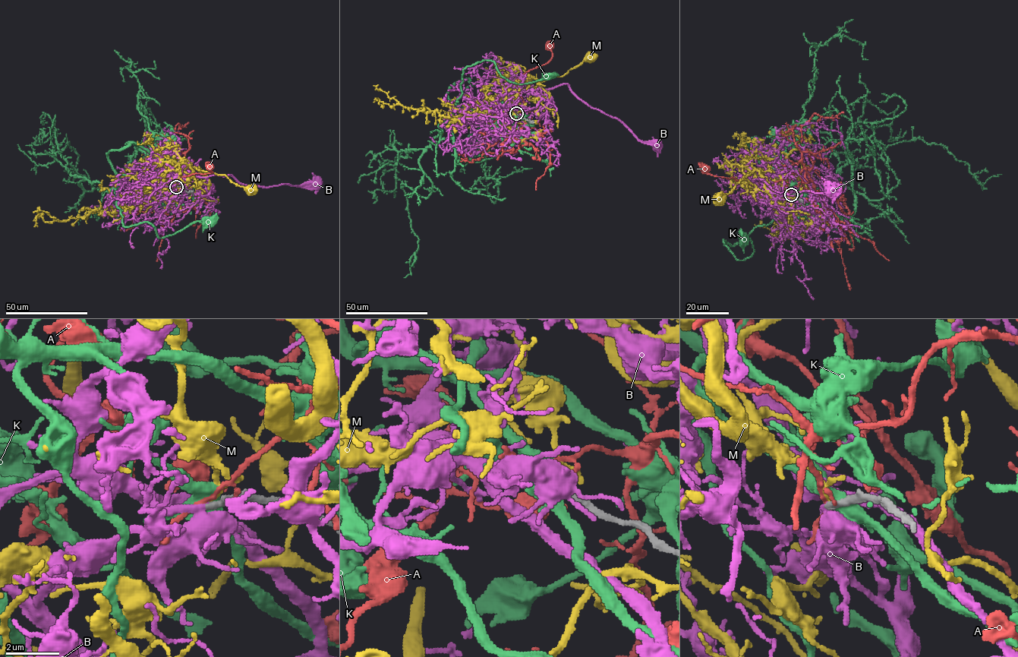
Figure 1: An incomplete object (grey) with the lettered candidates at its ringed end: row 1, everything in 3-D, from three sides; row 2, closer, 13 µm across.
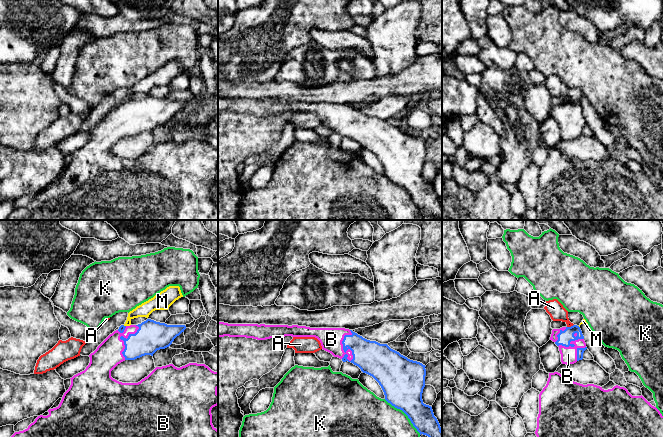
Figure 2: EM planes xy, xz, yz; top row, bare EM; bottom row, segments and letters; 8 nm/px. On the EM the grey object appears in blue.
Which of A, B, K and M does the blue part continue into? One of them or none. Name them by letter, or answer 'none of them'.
B

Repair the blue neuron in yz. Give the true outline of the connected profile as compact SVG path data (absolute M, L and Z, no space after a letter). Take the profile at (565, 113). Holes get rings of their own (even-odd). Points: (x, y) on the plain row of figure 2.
M579 102L553 105L550 116L559 123L562 140L574 140L583 135L587 123Z

